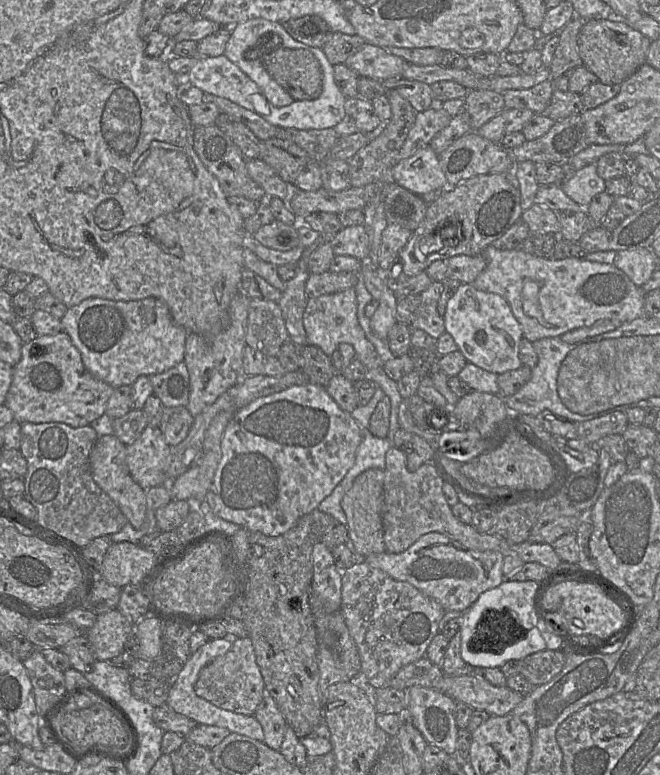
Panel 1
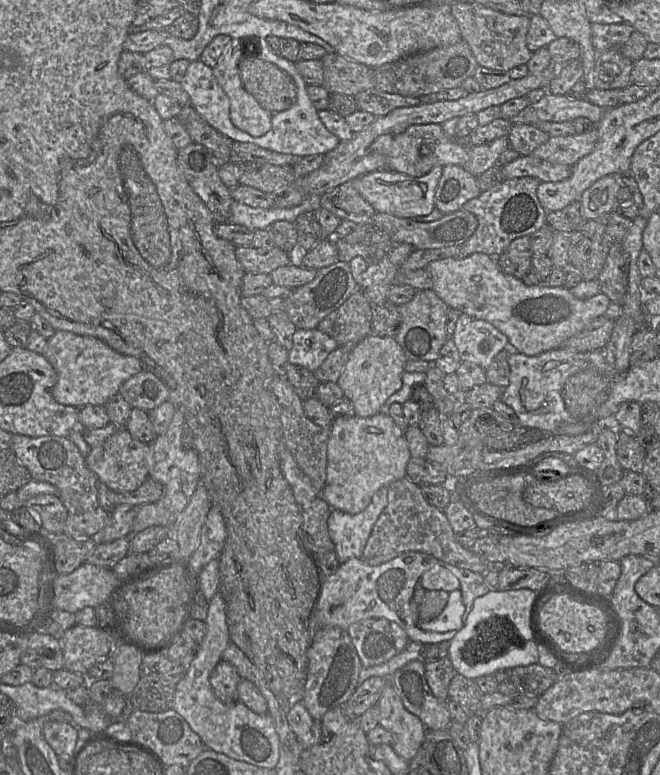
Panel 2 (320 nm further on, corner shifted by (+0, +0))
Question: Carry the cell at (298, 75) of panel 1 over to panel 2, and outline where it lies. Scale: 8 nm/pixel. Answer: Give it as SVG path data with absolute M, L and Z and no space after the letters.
M244 53L238 69L244 89L271 114L287 110L295 104L295 82L274 63Z

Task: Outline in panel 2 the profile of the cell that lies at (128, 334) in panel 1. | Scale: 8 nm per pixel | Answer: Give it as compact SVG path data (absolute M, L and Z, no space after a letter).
M63 330L47 339L42 355L57 373L57 383L52 390L54 400L79 409L87 405L105 405L119 393L125 381L144 370L142 362L134 356L120 354L95 337Z

